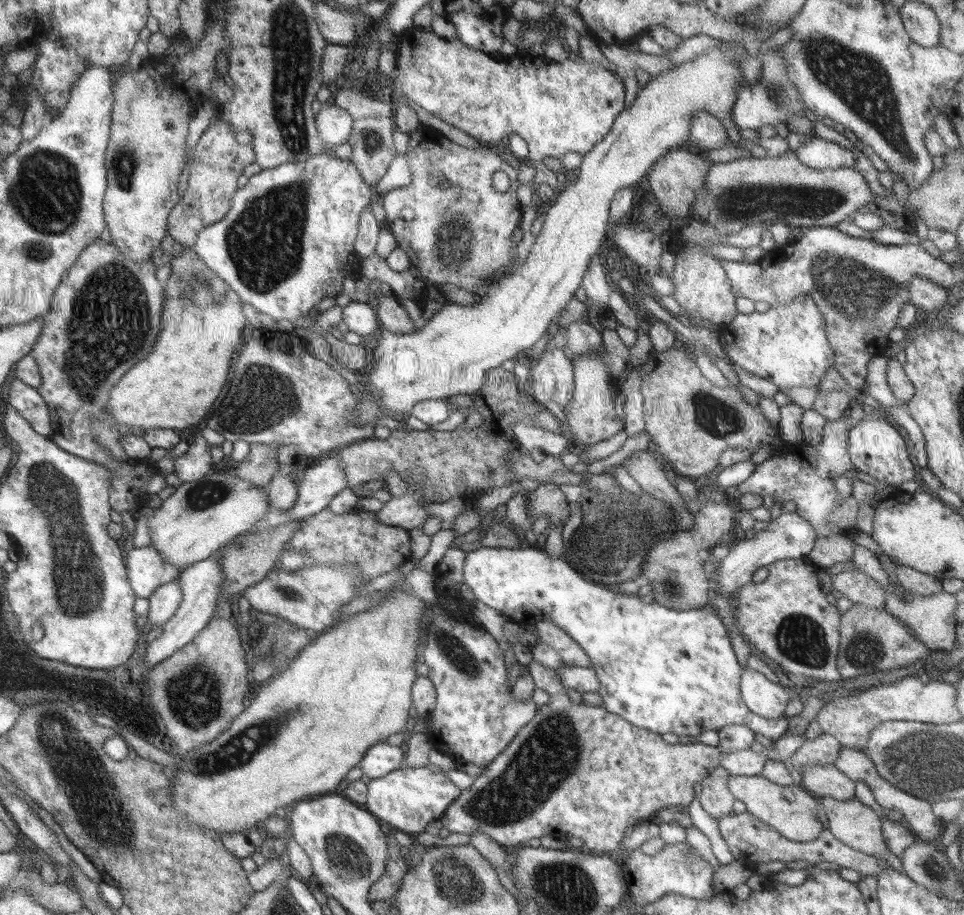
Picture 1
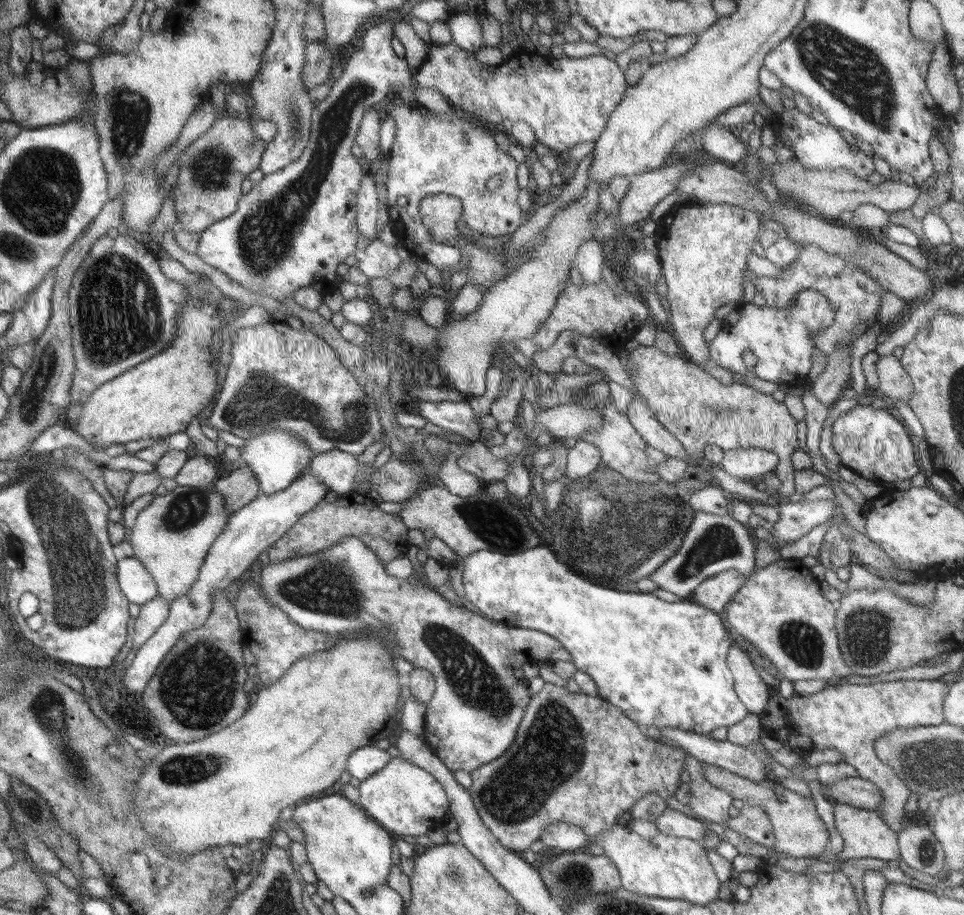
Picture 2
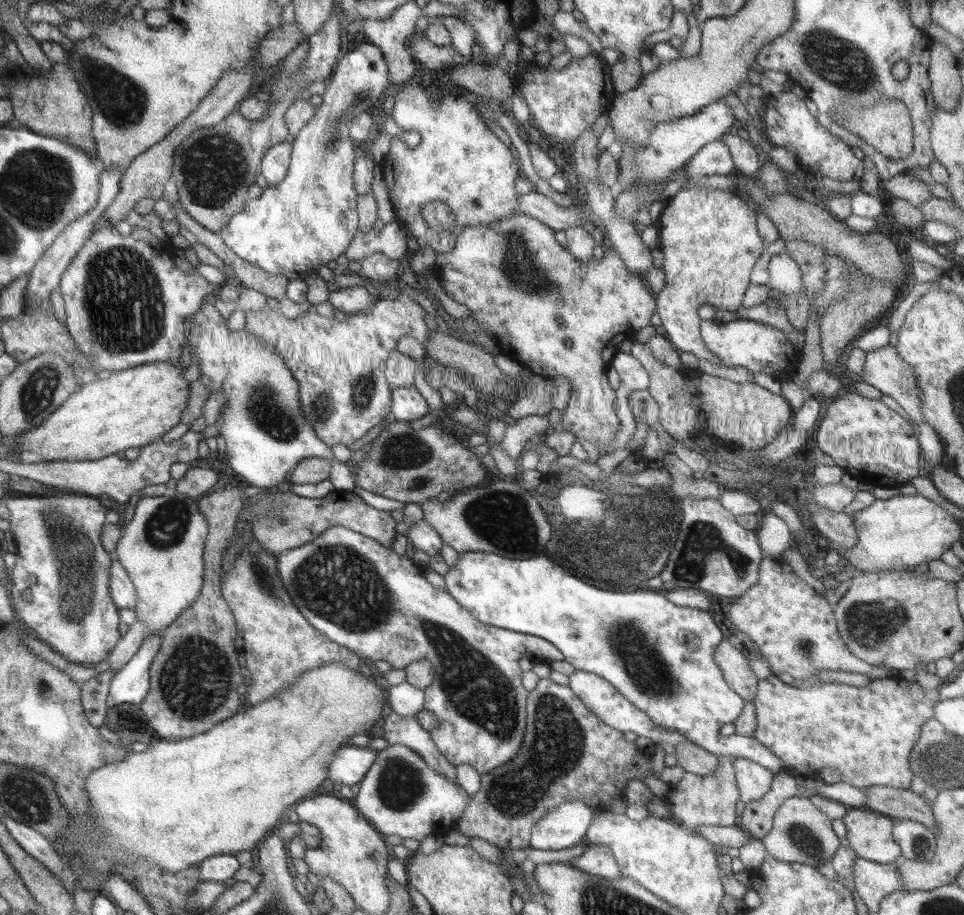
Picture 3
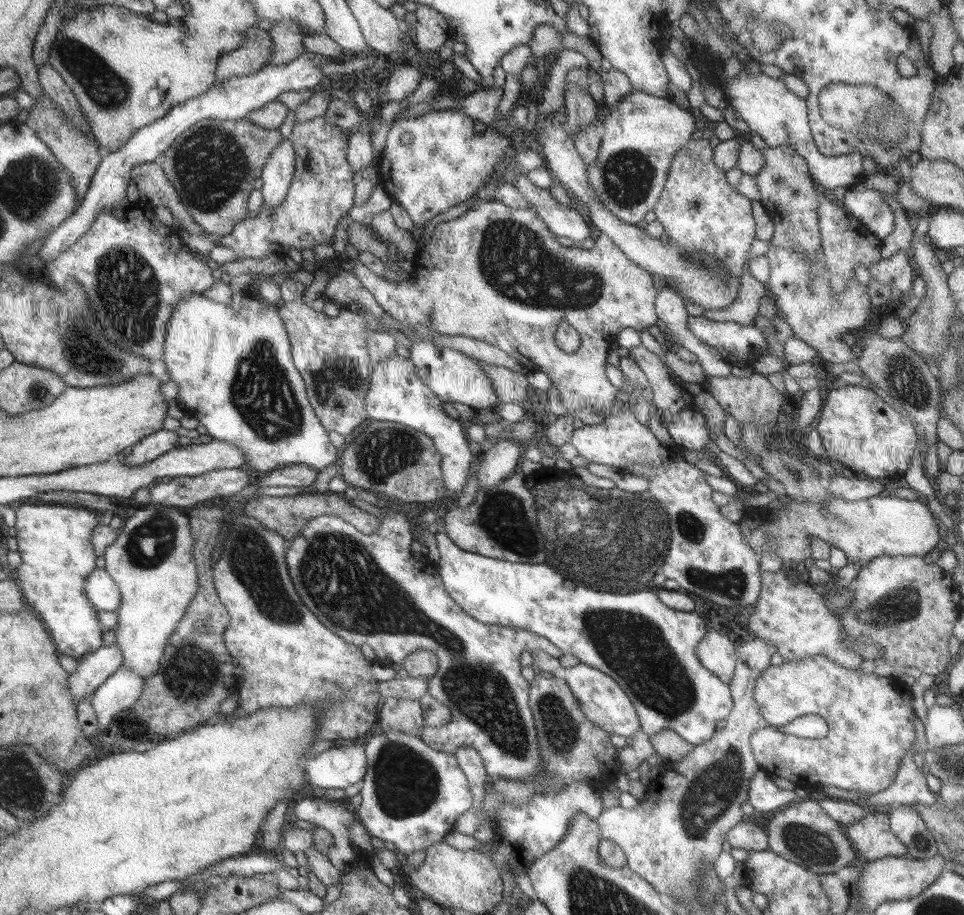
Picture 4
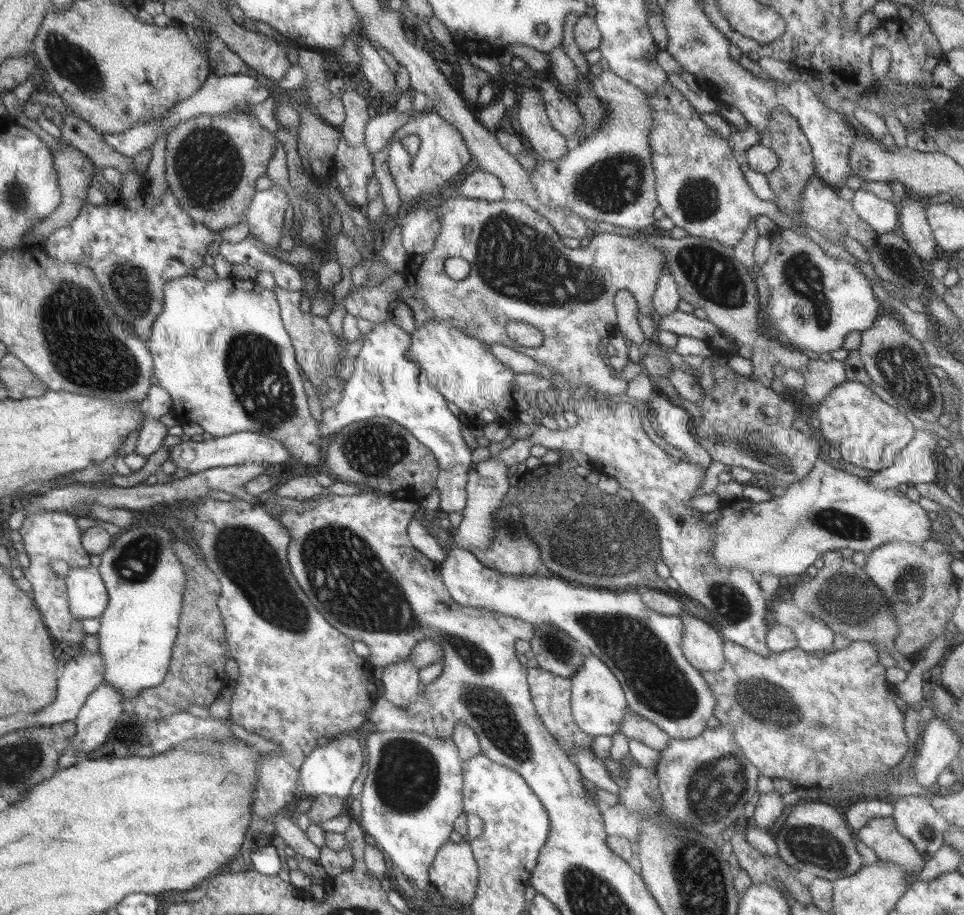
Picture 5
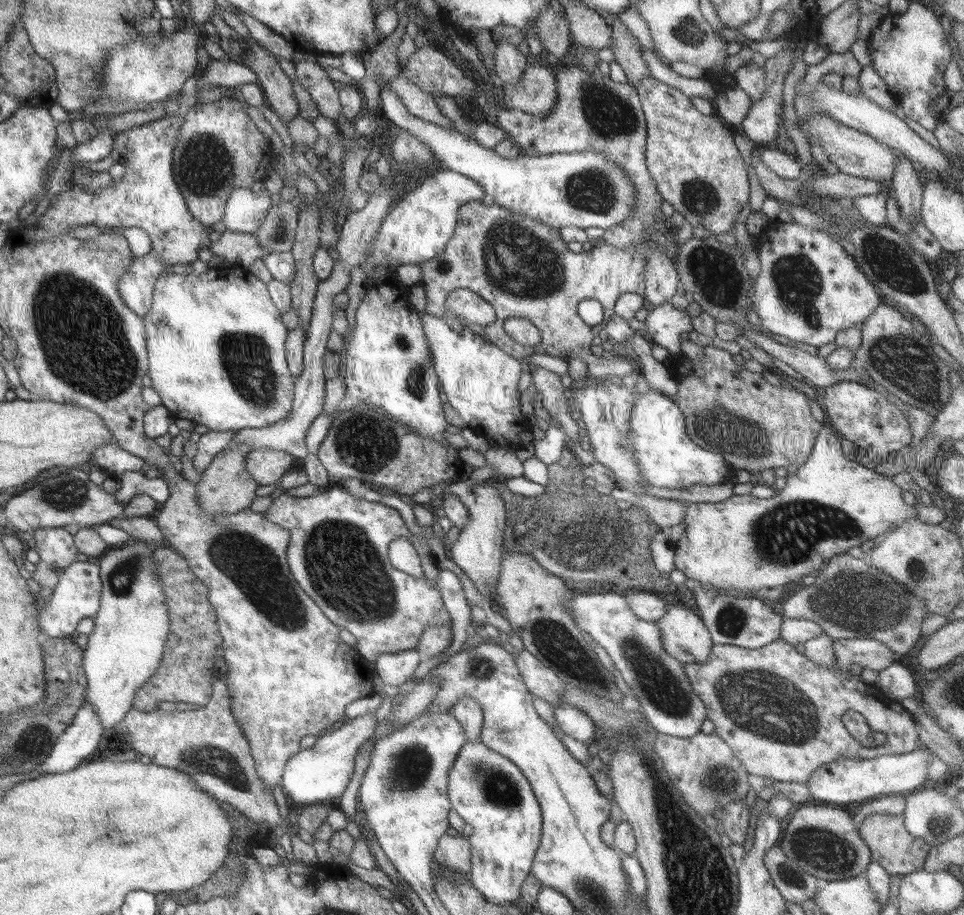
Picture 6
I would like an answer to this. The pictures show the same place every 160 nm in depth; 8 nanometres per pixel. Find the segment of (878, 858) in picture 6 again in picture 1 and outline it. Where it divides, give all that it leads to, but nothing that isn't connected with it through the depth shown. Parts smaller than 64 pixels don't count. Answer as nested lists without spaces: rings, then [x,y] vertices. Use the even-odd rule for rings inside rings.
[[[823,797],[820,799],[821,806],[824,808],[826,816],[826,826],[832,831],[832,834],[841,840],[851,849],[863,852],[870,856],[882,857],[888,864],[892,865],[898,872],[903,872],[902,861],[894,856],[886,844],[884,844],[883,832],[881,831],[881,820],[878,813],[868,805],[864,805],[856,797],[839,801],[832,797]]]

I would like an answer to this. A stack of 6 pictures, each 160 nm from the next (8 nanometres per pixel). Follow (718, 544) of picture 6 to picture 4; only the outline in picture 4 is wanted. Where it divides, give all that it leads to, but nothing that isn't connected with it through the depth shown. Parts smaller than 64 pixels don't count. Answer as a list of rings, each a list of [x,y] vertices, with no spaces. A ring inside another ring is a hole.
[[[830,495],[821,502],[798,502],[786,499],[775,504],[776,509],[744,509],[743,517],[737,522],[740,525],[745,541],[755,550],[757,557],[762,551],[774,551],[782,560],[784,566],[796,566],[811,556],[809,540],[819,538],[830,546],[840,548],[847,555],[847,564],[858,564],[864,567],[878,556],[925,556],[935,555],[941,531],[937,518],[923,499],[907,500],[894,496],[878,495],[872,501],[846,502],[839,496]]]

